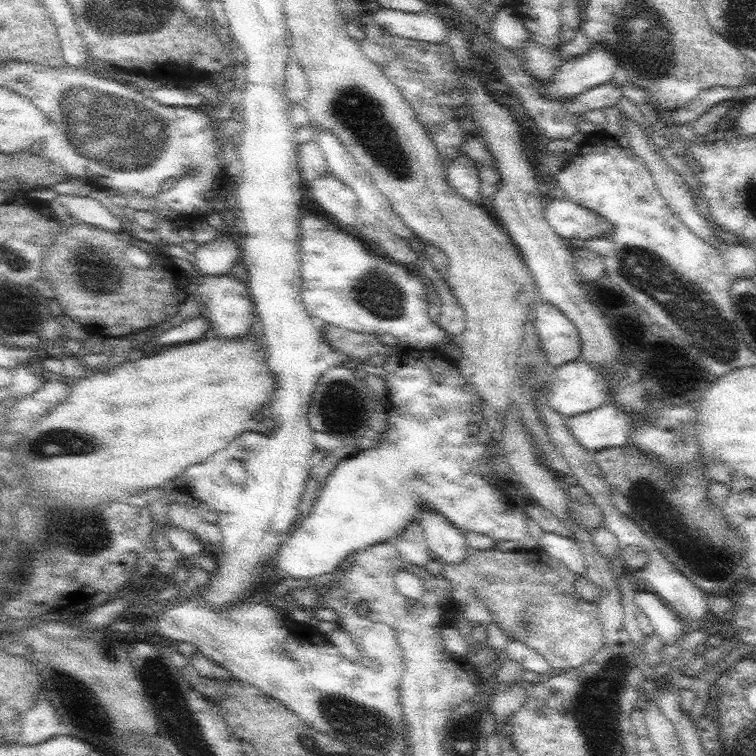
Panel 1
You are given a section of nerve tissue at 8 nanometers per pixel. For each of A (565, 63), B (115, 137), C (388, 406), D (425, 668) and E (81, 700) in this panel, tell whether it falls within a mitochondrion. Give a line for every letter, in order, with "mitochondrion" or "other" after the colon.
A: other
B: mitochondrion
C: other
D: other
E: mitochondrion

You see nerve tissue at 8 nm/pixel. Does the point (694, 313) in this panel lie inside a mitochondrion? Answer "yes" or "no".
yes

